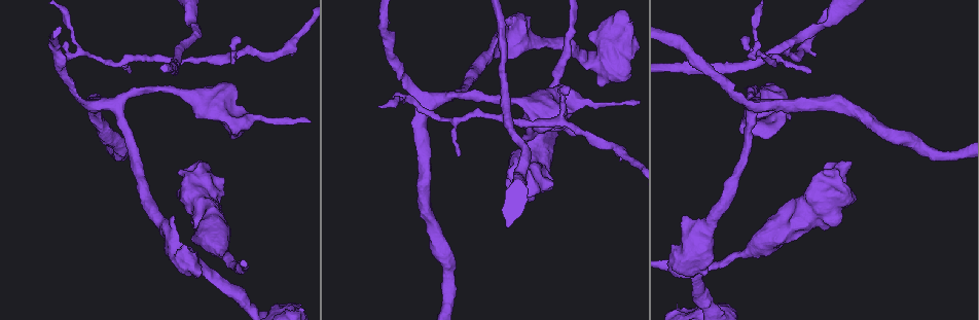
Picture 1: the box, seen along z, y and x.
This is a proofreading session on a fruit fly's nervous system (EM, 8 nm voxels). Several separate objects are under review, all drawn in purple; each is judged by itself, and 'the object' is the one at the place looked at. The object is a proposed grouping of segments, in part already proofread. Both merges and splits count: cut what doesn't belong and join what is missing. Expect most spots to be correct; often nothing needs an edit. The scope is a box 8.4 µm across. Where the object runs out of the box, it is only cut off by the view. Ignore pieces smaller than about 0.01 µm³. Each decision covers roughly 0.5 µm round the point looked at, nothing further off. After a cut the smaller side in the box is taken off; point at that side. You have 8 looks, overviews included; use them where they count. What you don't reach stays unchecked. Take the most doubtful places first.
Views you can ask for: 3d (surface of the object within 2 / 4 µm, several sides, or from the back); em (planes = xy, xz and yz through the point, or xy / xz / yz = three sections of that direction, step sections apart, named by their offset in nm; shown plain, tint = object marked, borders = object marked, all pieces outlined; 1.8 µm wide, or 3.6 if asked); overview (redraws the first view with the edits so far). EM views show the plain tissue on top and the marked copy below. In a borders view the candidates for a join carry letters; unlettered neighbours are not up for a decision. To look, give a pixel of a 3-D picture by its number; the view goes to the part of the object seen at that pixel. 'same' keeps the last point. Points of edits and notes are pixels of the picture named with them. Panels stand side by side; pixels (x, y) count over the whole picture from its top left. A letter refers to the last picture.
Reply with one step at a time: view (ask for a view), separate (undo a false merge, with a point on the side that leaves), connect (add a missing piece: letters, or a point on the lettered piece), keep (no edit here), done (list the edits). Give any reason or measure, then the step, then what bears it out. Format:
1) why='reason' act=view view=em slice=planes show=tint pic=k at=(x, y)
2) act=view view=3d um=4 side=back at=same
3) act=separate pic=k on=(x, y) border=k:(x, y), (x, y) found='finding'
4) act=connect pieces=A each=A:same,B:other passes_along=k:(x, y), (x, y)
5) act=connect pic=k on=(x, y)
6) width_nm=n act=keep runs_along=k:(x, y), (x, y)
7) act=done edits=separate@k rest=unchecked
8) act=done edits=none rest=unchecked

why='sharp bend' act=view view=em slice=xy step=16 show=borders pic=1 at=(443, 98)

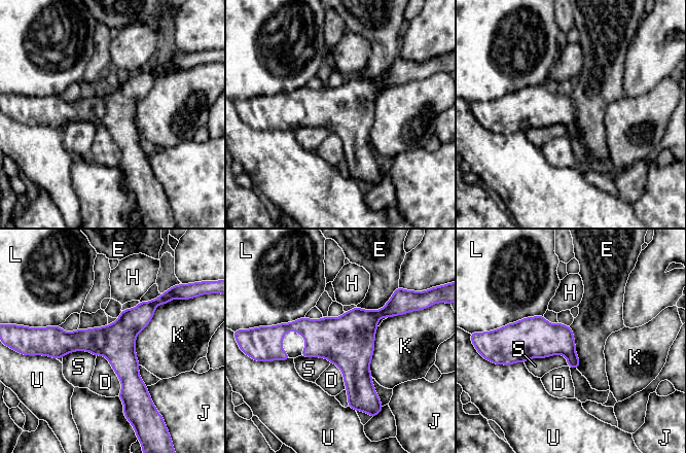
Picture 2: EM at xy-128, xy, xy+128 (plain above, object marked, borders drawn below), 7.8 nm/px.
why='another direction' act=view view=em slice=planes show=borders at=same

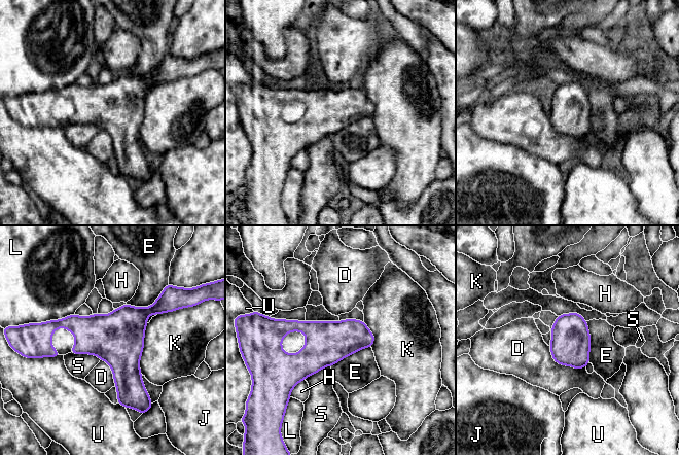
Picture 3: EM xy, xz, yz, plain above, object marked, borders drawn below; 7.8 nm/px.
act=keep each=D:other,E:other,H:other,J:other,K:other,L:other,S:other,U:other border=3:(585, 321), (590, 336), (590, 362) found='all the same neuron'

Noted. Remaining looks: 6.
why='an open end' act=view view=em slice=yz step=4 show=borders pic=1 at=(682, 217)

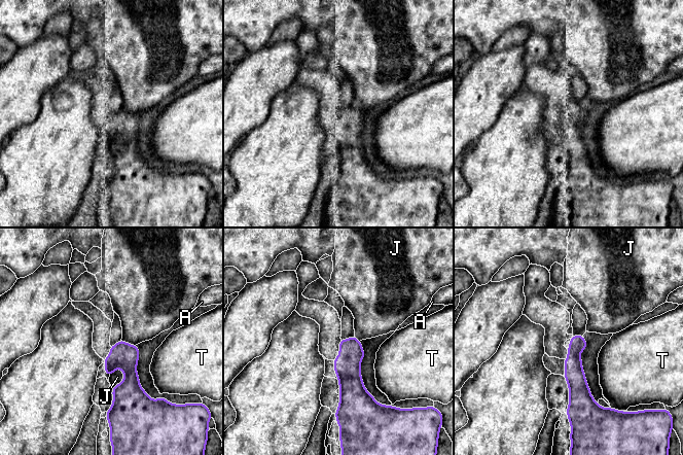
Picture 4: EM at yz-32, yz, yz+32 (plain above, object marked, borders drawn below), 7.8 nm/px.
act=view view=em slice=planes show=borders at=same

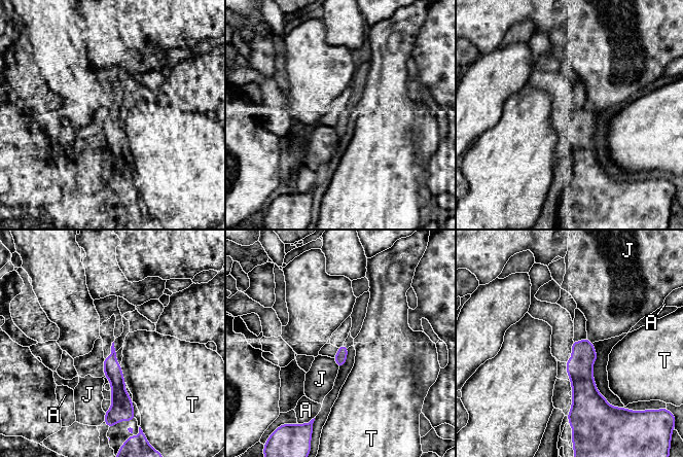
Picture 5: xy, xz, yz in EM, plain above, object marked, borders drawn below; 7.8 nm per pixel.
longest_contact=T:140nm act=keep each=A:other,J:other,T:other border=5:(333, 358), (338, 367) found='none of them fits'

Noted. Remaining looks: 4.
why='stops while still wide' act=view view=em slice=planes show=borders pic=1 at=(572, 136)

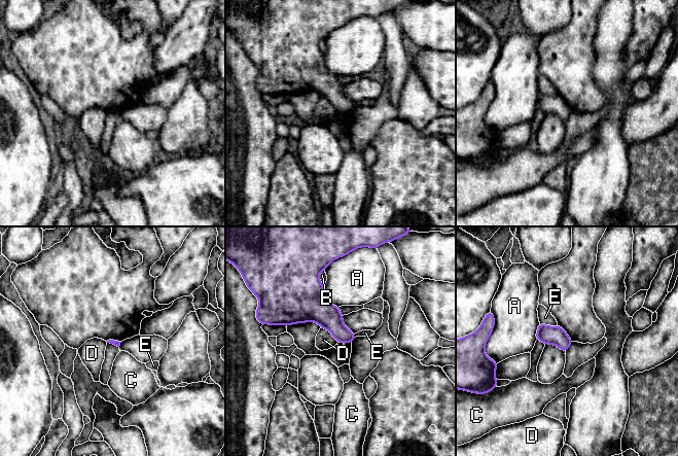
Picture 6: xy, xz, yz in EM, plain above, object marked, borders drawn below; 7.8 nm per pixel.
act=keep each=A:other,B:other,C:other,D:other,E:other found='no lettered piece goes on from it'

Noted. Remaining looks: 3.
act=done edits=none rest=unchecked

